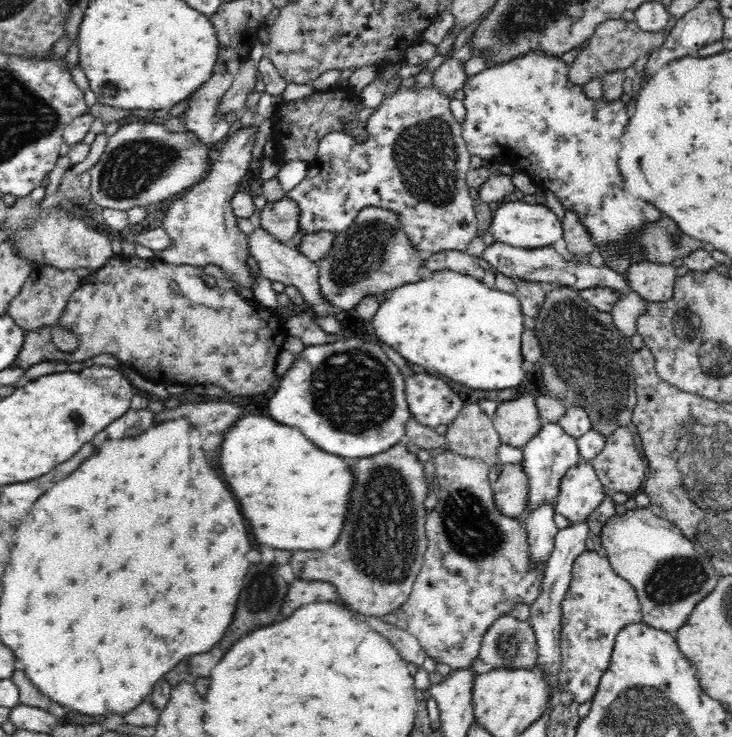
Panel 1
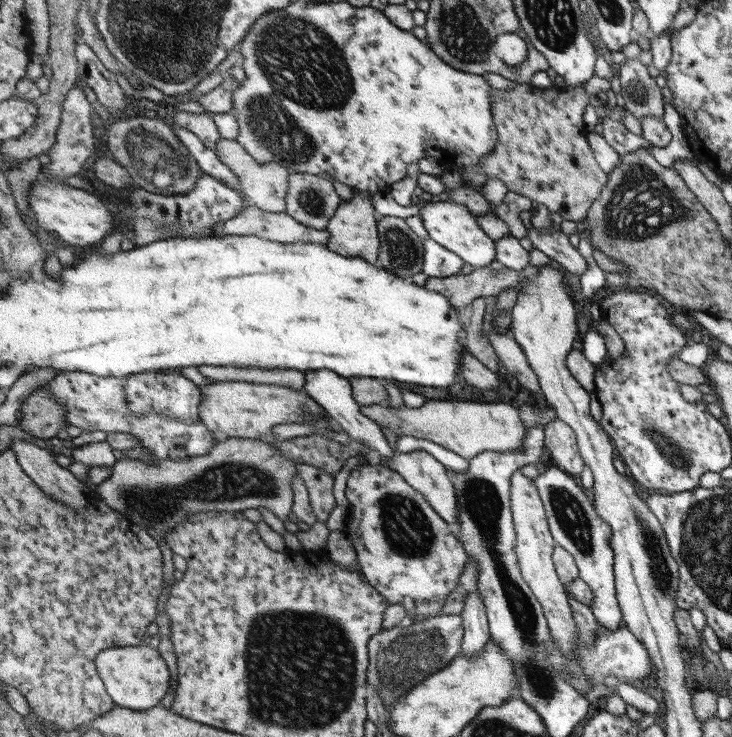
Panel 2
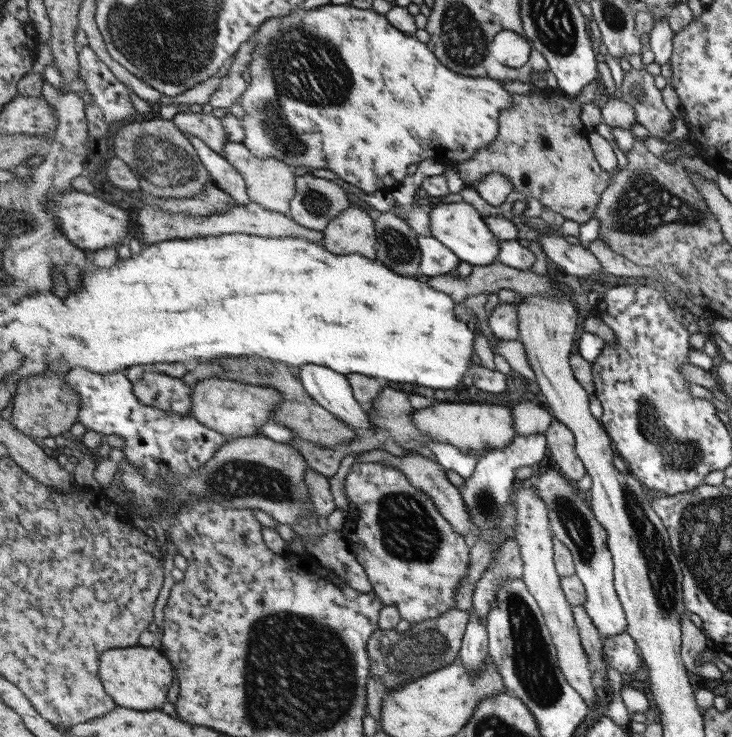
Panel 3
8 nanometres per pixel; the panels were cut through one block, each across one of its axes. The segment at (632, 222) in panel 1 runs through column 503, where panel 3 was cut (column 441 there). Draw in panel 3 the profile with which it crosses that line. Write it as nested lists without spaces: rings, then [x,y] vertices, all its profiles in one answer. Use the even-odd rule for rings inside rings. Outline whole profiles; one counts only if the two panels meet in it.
[[[323,6],[307,12],[305,8],[293,12],[293,16],[287,16],[283,20],[269,20],[261,32],[257,32],[251,40],[259,40],[261,46],[255,52],[255,64],[251,64],[251,78],[253,82],[249,84],[247,92],[241,96],[243,98],[243,110],[245,110],[245,146],[255,152],[257,158],[279,158],[287,164],[303,166],[307,170],[329,170],[335,174],[339,180],[345,184],[361,190],[363,194],[373,194],[373,192],[383,192],[383,190],[395,190],[399,184],[407,180],[407,170],[411,164],[419,164],[425,160],[435,158],[437,162],[449,166],[449,164],[461,164],[471,160],[477,152],[481,152],[485,146],[493,144],[499,134],[501,134],[501,114],[505,110],[511,110],[515,102],[515,94],[507,92],[499,80],[493,78],[469,78],[469,76],[459,76],[451,68],[447,68],[439,56],[429,48],[429,44],[419,42],[415,36],[407,36],[399,28],[391,24],[387,16],[381,16],[373,10],[361,10],[357,6]]]

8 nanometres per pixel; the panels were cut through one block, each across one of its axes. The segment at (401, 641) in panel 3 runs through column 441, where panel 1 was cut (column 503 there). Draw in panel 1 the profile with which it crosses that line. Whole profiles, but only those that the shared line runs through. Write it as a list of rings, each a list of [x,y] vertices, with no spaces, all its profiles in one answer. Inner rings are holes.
[[[502,616],[484,634],[480,660],[494,670],[538,668],[538,638],[532,626],[514,616]]]

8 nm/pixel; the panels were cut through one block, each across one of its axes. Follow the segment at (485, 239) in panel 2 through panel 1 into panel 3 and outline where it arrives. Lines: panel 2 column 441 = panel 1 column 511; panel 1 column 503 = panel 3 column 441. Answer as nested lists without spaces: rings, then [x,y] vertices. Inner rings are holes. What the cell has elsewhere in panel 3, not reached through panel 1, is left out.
[[[441,204],[433,212],[433,236],[443,242],[459,260],[469,262],[471,266],[489,266],[499,262],[501,252],[505,250],[505,242],[501,242],[495,232],[489,228],[485,218],[471,204]]]

